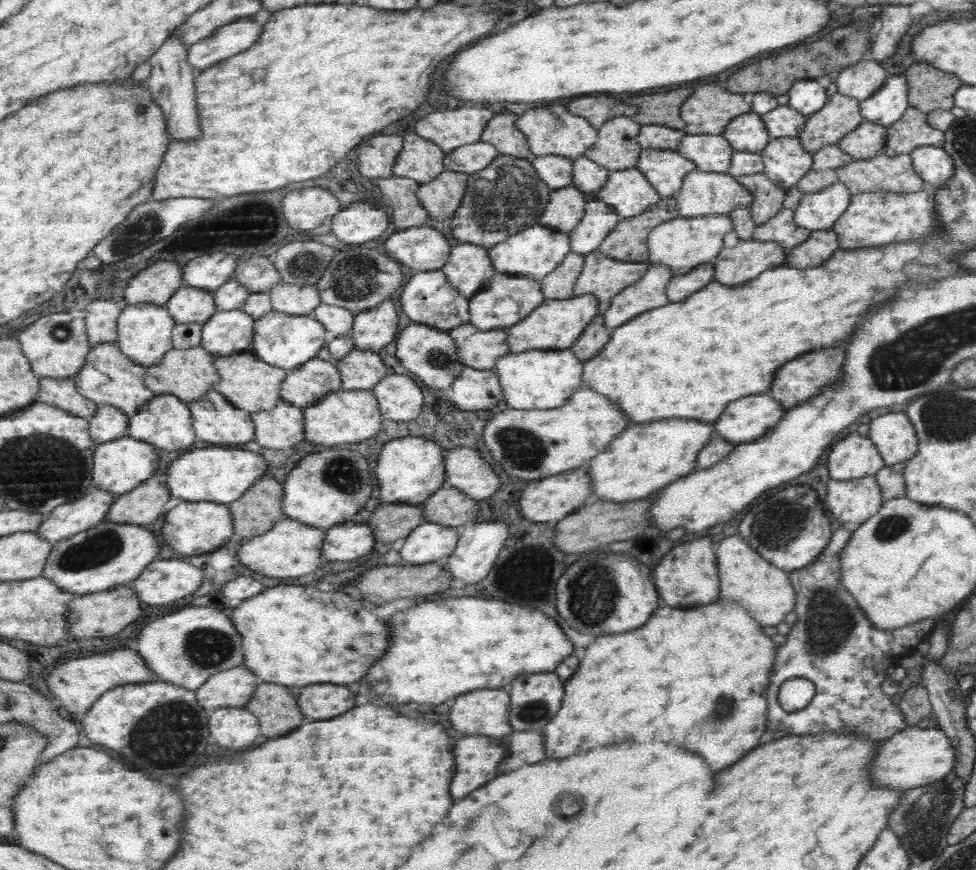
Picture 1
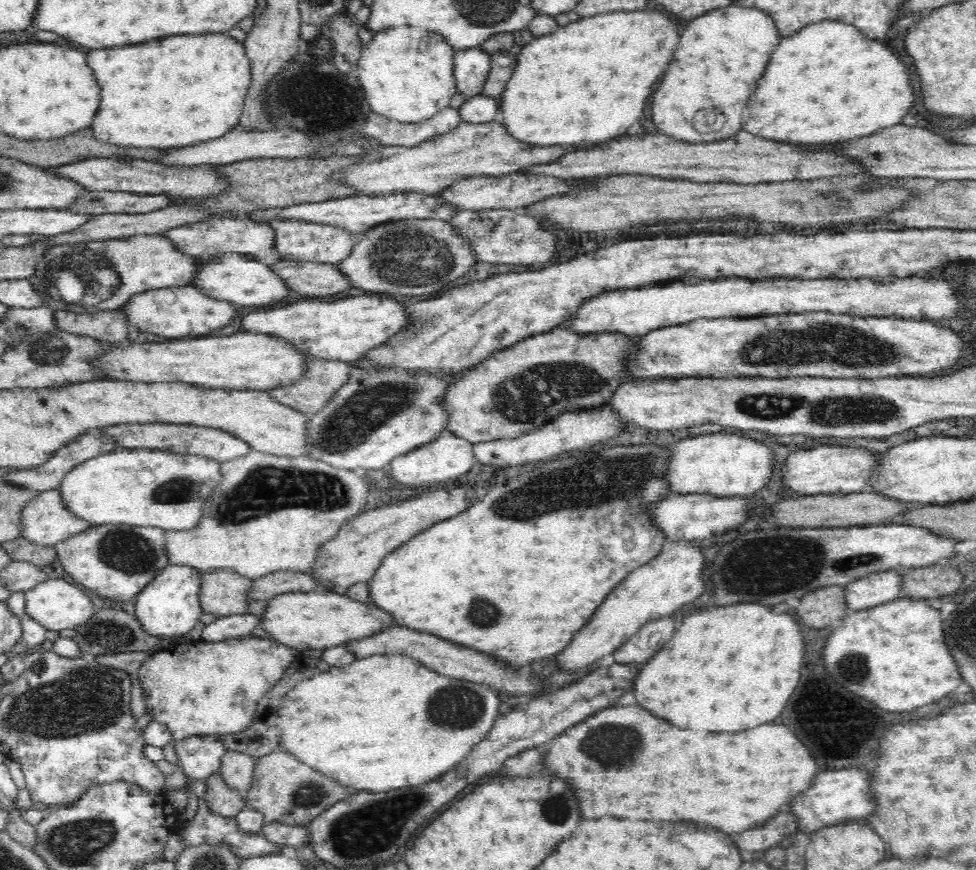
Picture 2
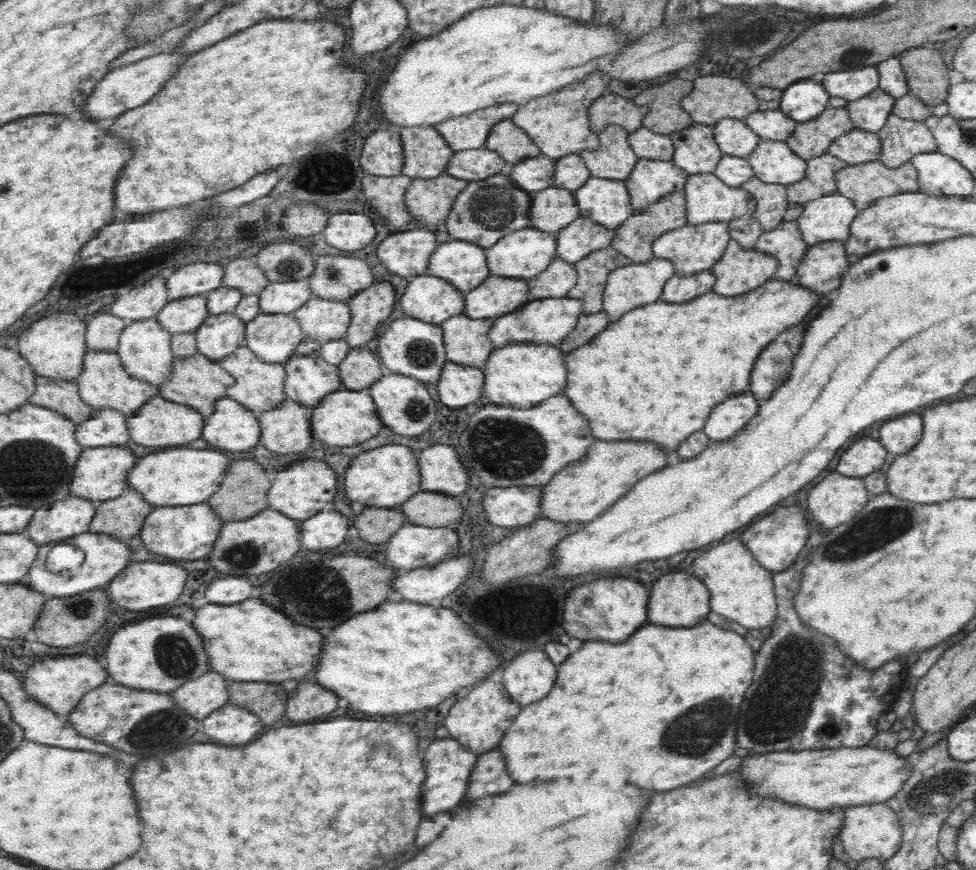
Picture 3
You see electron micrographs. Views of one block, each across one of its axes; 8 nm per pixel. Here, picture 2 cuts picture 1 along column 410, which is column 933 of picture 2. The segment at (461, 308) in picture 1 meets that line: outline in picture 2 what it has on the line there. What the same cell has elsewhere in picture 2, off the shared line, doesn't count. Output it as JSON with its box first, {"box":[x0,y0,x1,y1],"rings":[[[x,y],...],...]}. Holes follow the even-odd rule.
{"box":[566,274,960,338],"rings":[[[926,274],[916,278],[904,278],[898,282],[890,280],[768,280],[768,282],[752,282],[742,278],[728,278],[728,280],[716,280],[716,282],[702,282],[702,284],[668,284],[668,286],[652,286],[642,290],[624,290],[624,292],[612,292],[602,294],[600,298],[592,298],[586,302],[586,306],[580,308],[576,318],[568,322],[566,328],[574,328],[580,332],[620,332],[630,338],[642,338],[654,330],[672,328],[672,326],[684,326],[688,322],[698,320],[718,320],[718,318],[752,318],[752,316],[774,316],[774,314],[804,314],[808,310],[828,310],[828,312],[852,312],[860,316],[902,316],[904,320],[946,320],[960,308],[960,302],[956,298],[956,290],[948,286],[944,280],[932,280]]]}

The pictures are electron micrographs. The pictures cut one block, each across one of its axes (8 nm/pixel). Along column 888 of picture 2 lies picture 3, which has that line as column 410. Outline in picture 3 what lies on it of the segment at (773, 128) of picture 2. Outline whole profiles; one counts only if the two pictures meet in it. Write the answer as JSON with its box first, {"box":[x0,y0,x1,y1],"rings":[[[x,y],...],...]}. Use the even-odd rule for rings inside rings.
{"box":[381,6,709,128],"rings":[[[495,6],[475,10],[449,30],[443,30],[429,40],[421,40],[405,52],[393,76],[389,76],[385,88],[381,90],[381,106],[387,120],[391,124],[399,124],[397,128],[433,128],[443,120],[477,114],[479,110],[485,110],[489,106],[501,106],[505,102],[527,106],[539,96],[547,96],[549,92],[553,94],[553,90],[557,92],[569,84],[573,86],[573,82],[587,76],[589,70],[599,70],[607,78],[621,82],[653,80],[663,74],[677,72],[697,62],[699,54],[705,50],[703,38],[709,36],[705,24],[701,24],[699,20],[679,24],[673,30],[667,30],[661,24],[653,32],[647,32],[645,36],[623,48],[623,34],[617,32],[619,30],[605,24],[597,26],[593,24],[593,20],[577,24],[573,22],[573,18],[563,18],[549,10],[537,10],[527,6]]]}

